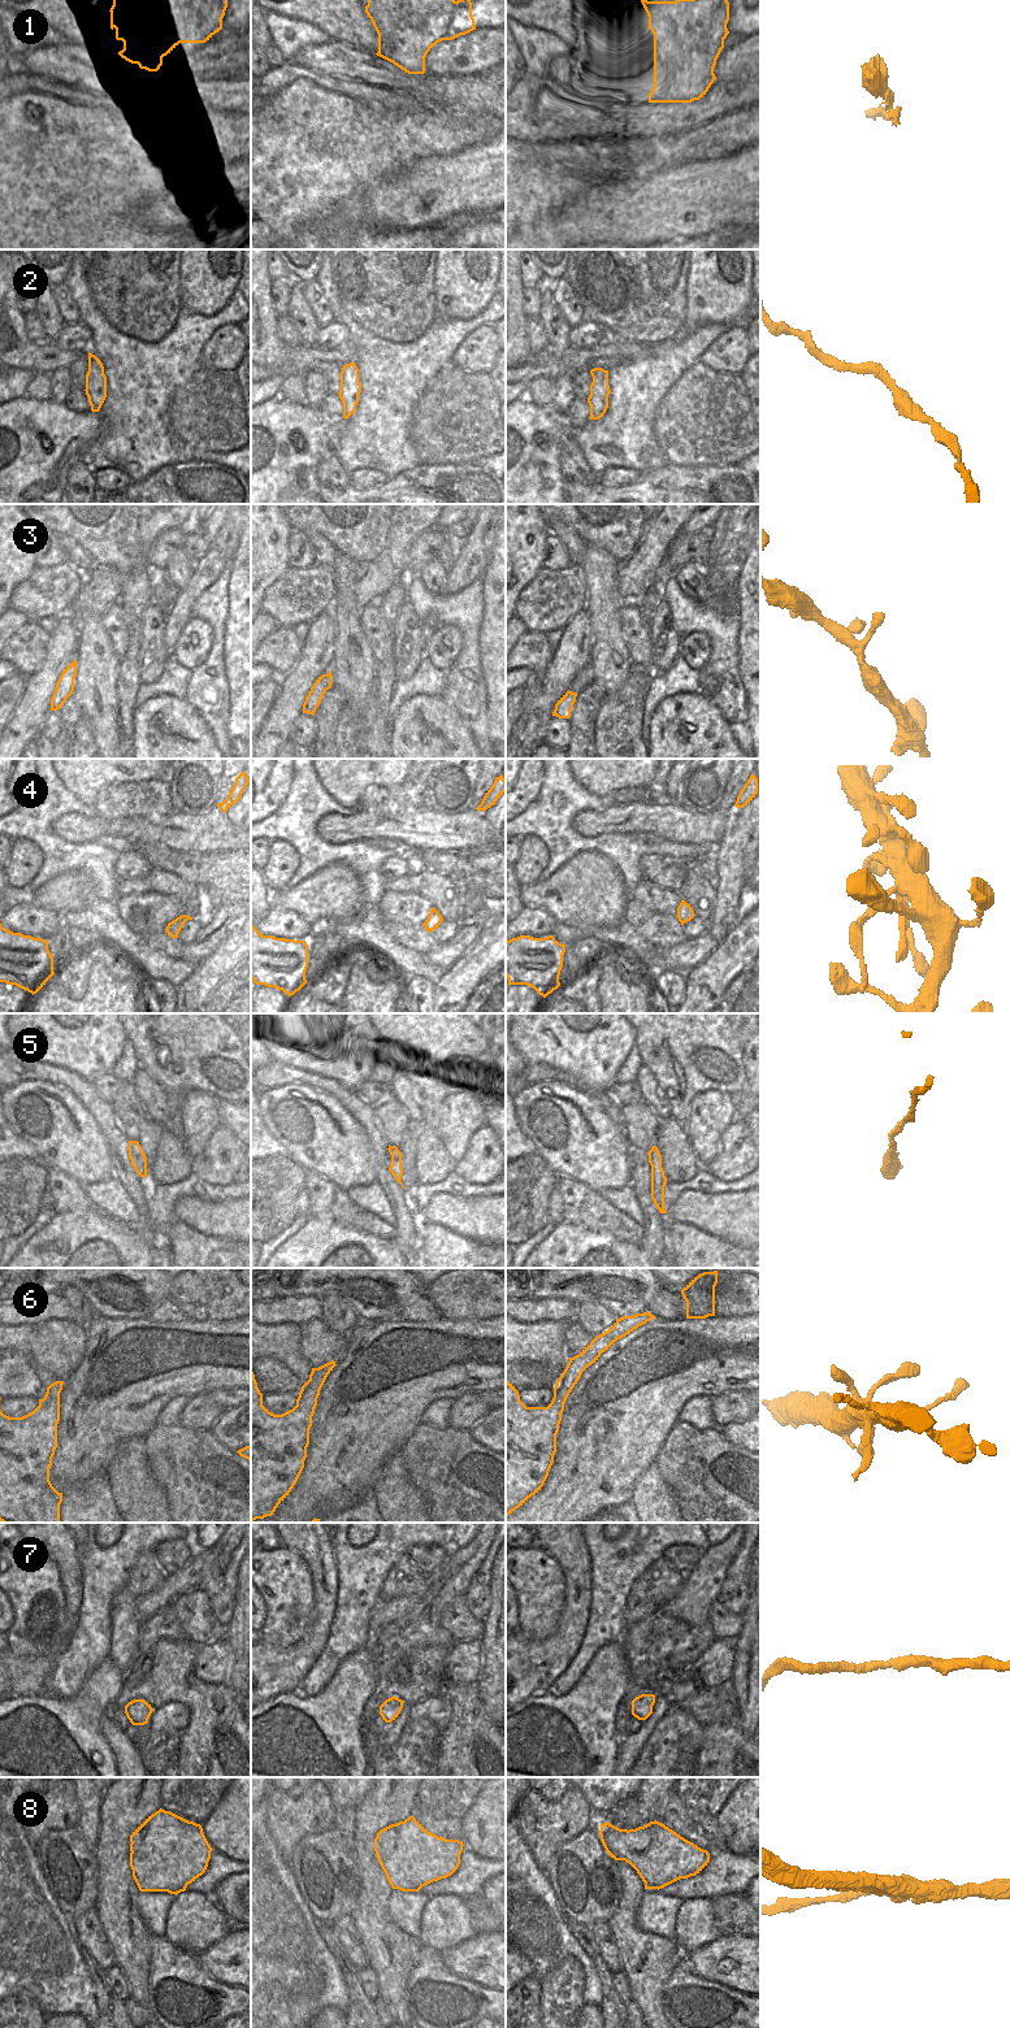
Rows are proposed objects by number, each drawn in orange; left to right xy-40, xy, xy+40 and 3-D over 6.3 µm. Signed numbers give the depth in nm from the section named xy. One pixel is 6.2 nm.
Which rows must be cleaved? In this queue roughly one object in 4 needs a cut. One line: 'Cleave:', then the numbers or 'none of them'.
Cleave: 1, 4, 8

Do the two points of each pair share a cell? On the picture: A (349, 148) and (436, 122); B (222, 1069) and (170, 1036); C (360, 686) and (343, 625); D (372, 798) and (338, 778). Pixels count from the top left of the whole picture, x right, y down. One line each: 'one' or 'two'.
A: one
B: one
C: one
D: two

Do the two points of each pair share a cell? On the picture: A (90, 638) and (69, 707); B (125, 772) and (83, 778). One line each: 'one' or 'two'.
A: two
B: one

